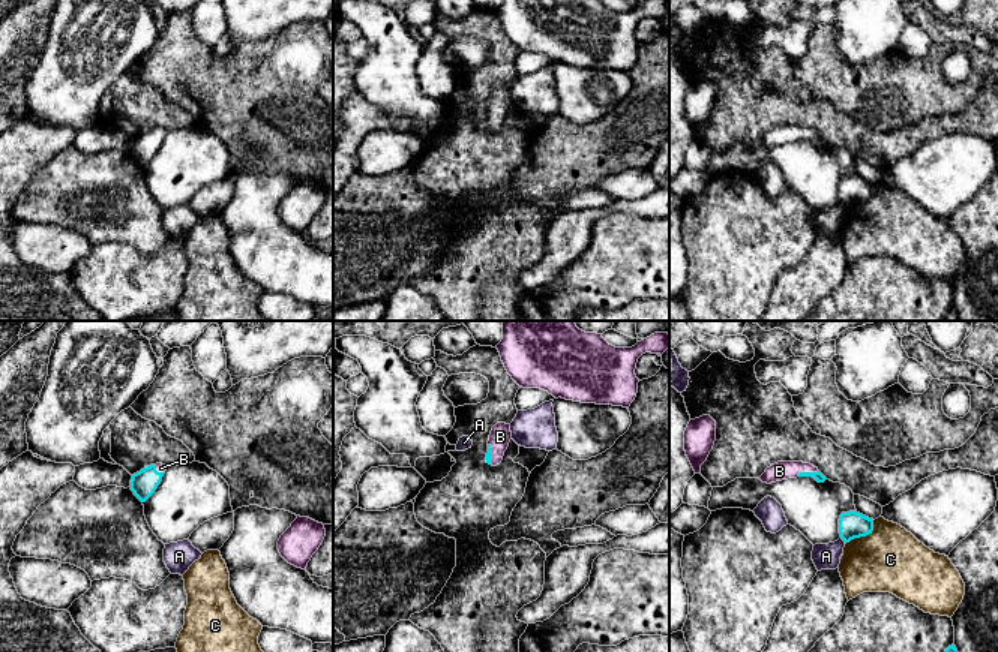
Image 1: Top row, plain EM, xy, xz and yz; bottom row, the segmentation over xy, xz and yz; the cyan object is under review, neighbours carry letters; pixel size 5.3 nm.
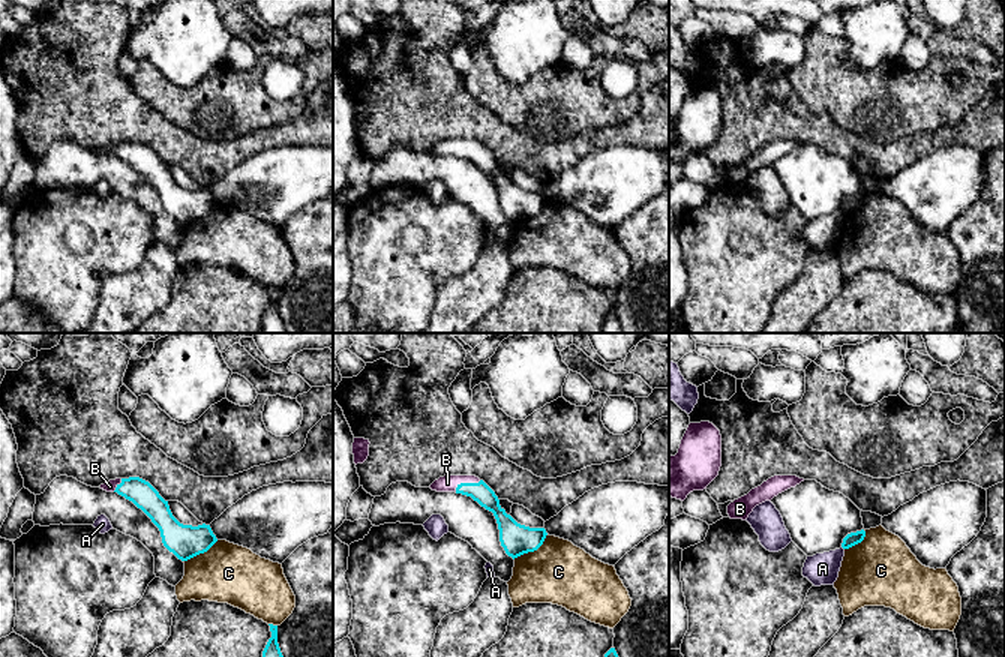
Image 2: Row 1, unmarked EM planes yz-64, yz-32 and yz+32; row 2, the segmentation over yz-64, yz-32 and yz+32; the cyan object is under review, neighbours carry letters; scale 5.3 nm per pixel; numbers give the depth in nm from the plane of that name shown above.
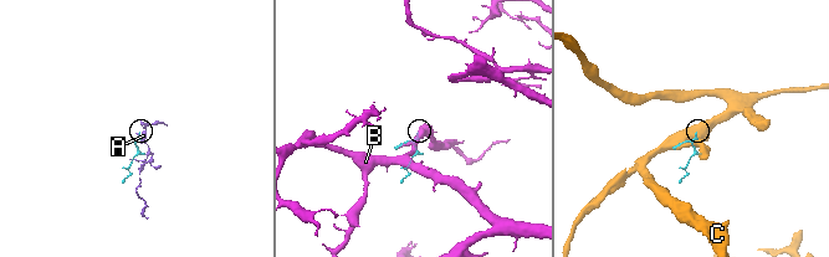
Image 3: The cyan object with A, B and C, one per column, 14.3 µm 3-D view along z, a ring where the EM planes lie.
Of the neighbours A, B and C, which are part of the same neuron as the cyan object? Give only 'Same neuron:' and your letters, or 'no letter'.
Same neuron: B

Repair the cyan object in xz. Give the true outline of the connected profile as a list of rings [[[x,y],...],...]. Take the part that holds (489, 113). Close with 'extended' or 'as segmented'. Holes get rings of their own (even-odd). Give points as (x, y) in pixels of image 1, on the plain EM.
[[[497,87],[489,99],[486,127],[497,130],[501,127],[504,115],[512,103],[510,88]]]; extended

